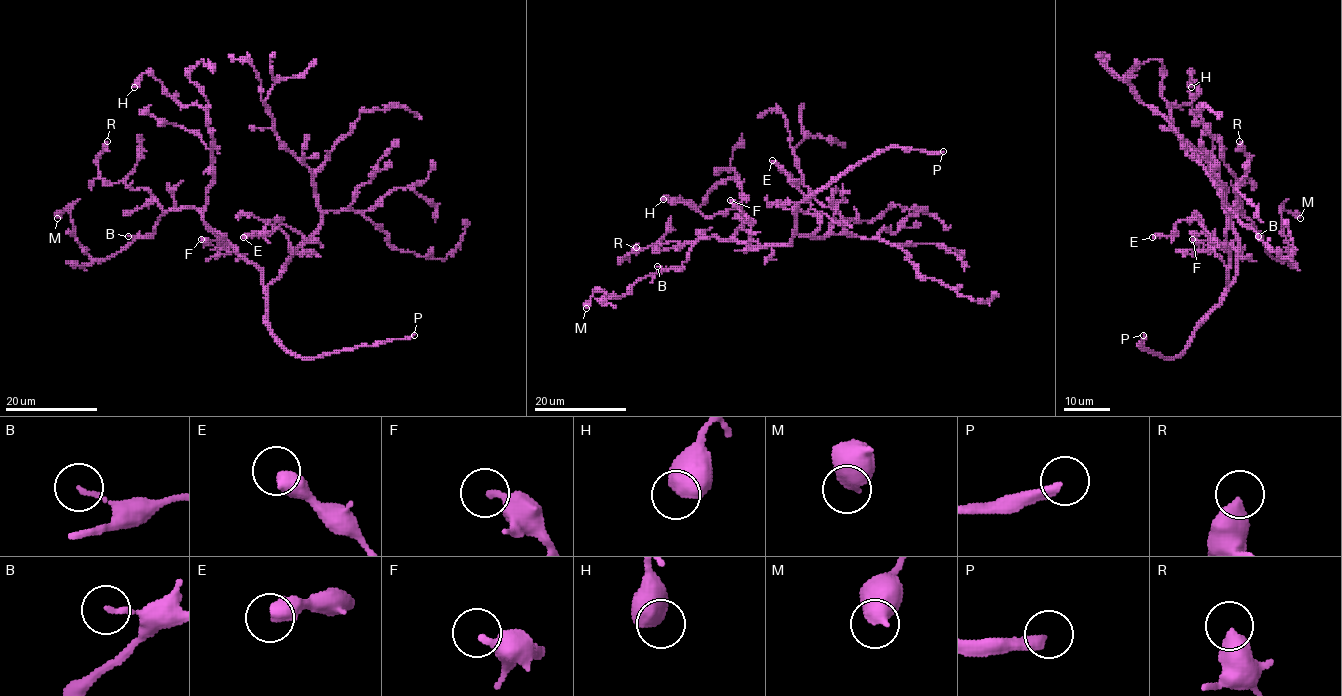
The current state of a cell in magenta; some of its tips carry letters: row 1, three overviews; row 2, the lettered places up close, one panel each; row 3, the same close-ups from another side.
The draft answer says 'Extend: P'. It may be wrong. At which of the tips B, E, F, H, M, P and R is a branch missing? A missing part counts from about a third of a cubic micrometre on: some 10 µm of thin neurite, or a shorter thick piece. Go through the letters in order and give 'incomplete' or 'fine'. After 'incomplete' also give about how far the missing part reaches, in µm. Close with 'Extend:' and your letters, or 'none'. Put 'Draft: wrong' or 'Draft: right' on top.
Draft: right
B: fine
E: fine
F: fine
H: fine
M: fine
P: incomplete; about 80 µm are missing
R: fine
Extend: P

